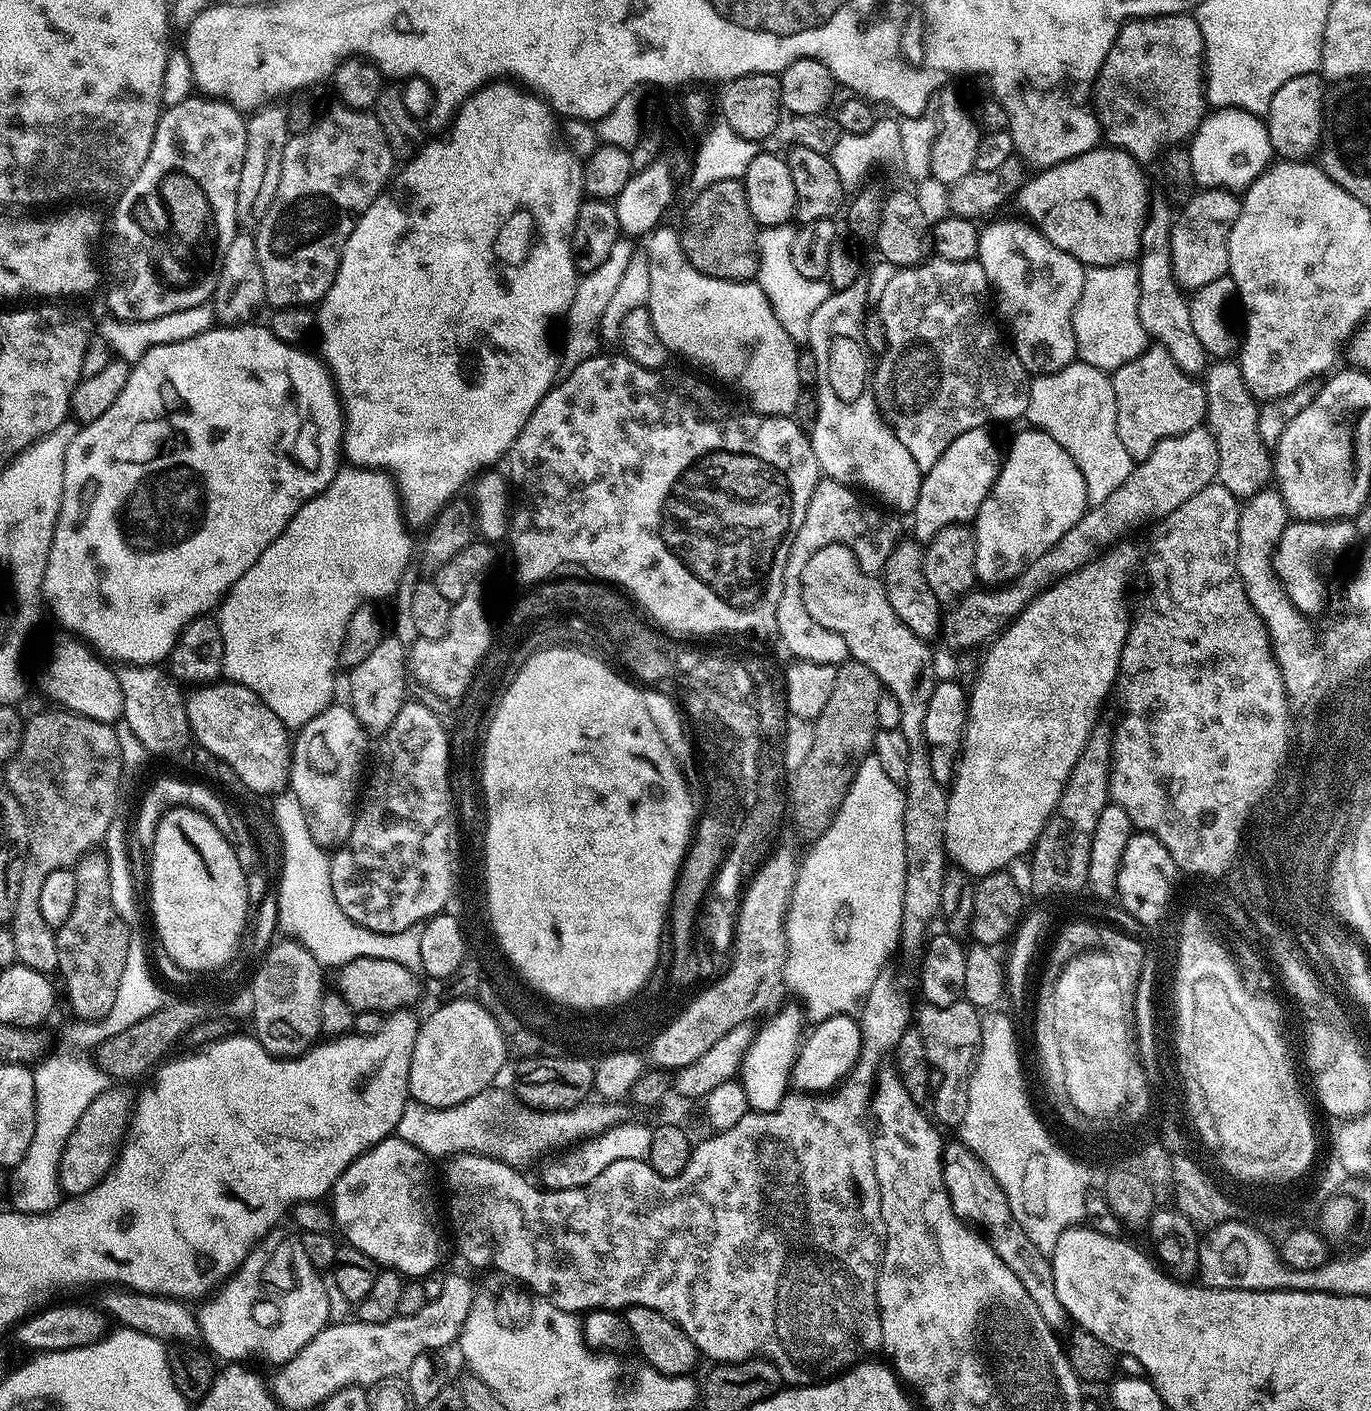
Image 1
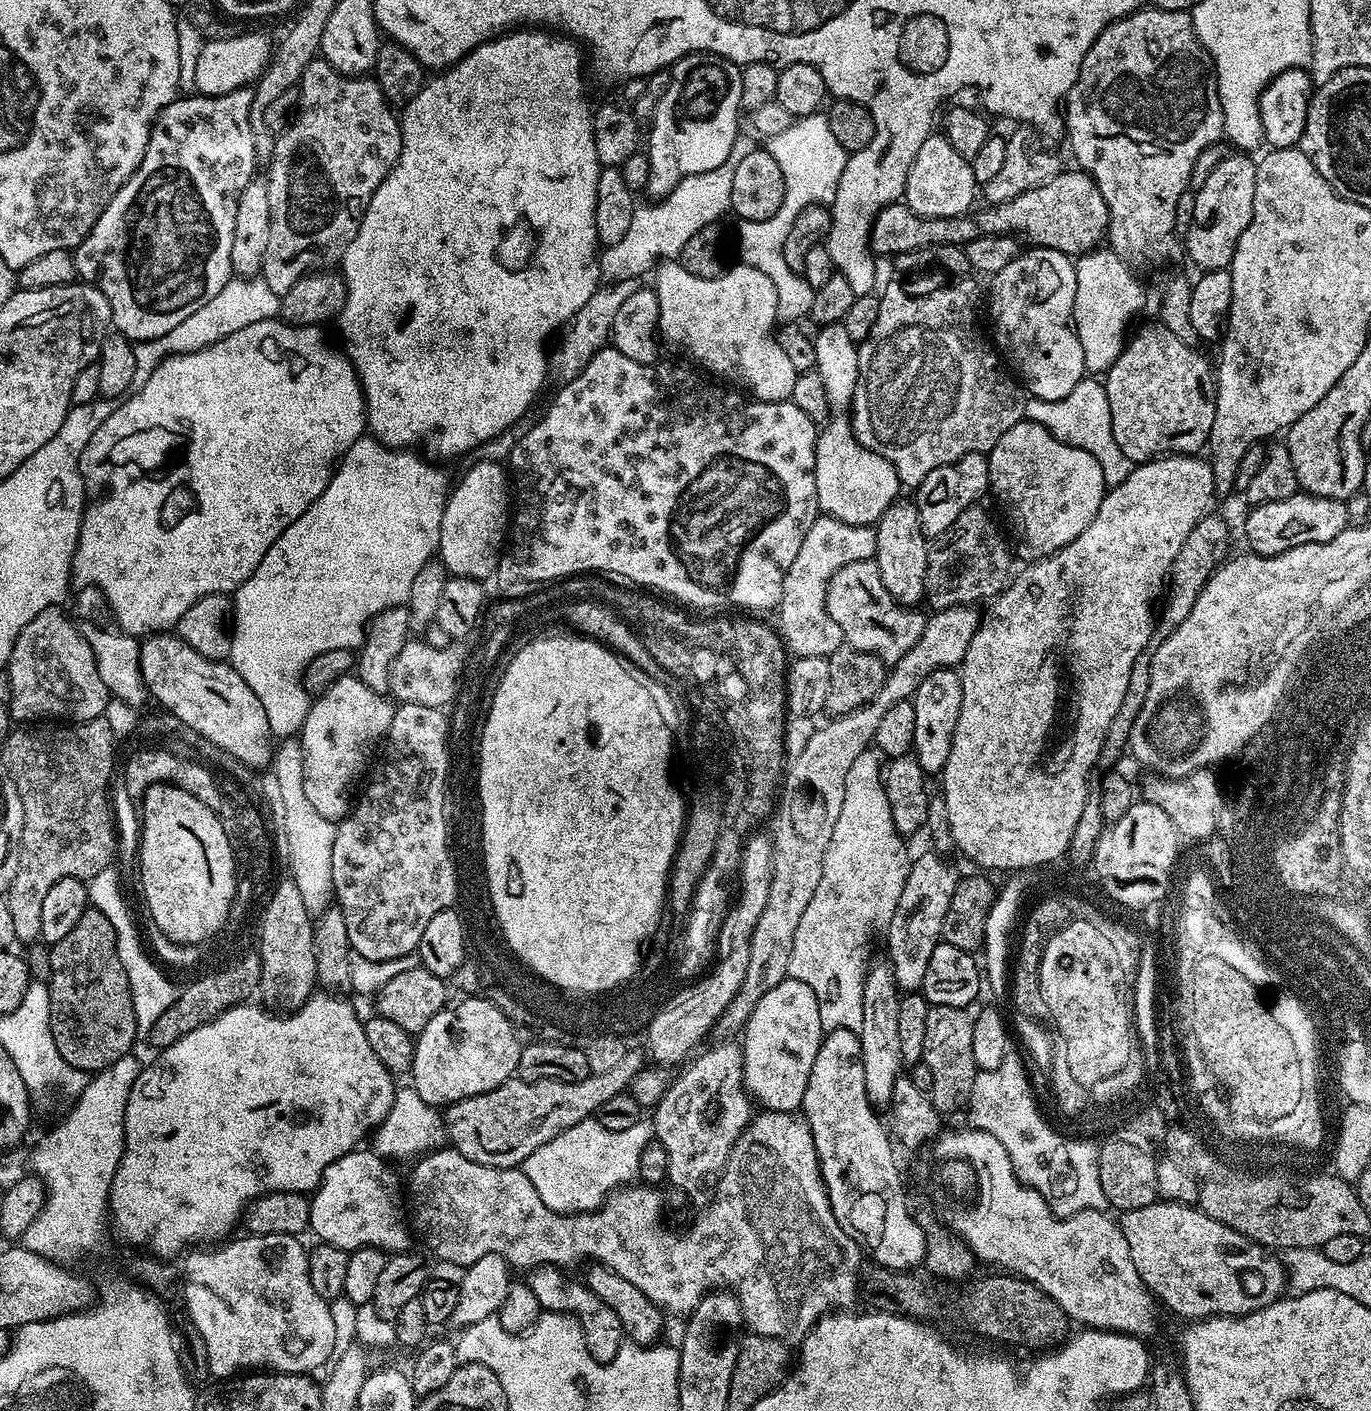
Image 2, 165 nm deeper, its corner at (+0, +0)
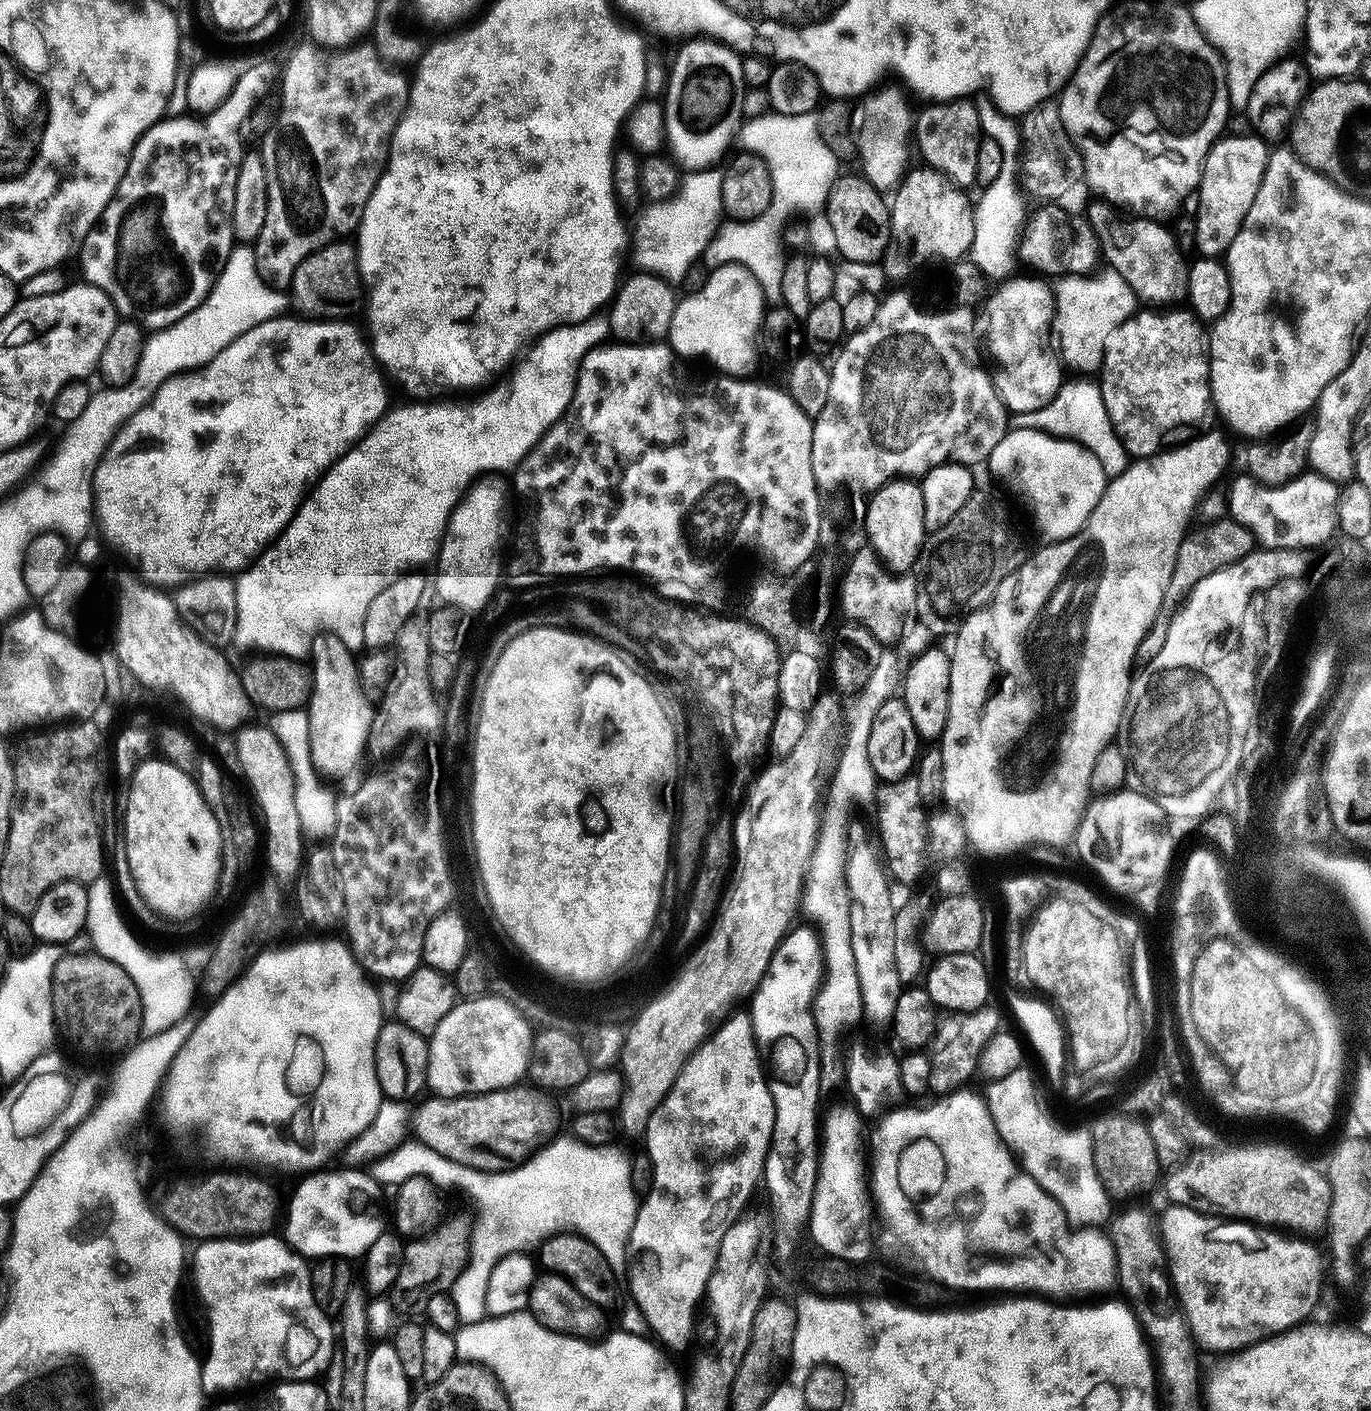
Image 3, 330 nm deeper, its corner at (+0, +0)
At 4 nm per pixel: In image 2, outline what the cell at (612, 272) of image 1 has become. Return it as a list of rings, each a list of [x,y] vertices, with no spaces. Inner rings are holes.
[[[737,135],[722,166],[714,166],[714,170],[706,170],[690,178],[682,178],[682,182],[678,182],[678,186],[674,186],[672,193],[663,197],[662,202],[652,202],[649,208],[637,207],[630,222],[630,230],[626,230],[622,242],[604,248],[602,254],[599,253],[600,275],[605,281],[636,280],[643,272],[651,273],[665,258],[679,257],[686,242],[690,242],[698,230],[719,221],[719,216],[731,209],[734,170],[738,170],[742,158],[754,150],[753,137],[744,135]]]

